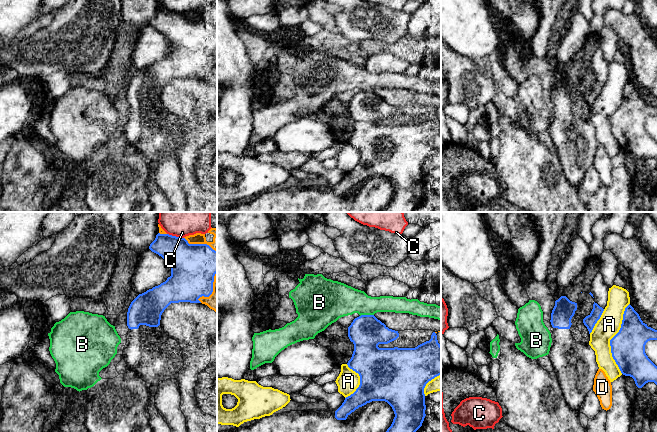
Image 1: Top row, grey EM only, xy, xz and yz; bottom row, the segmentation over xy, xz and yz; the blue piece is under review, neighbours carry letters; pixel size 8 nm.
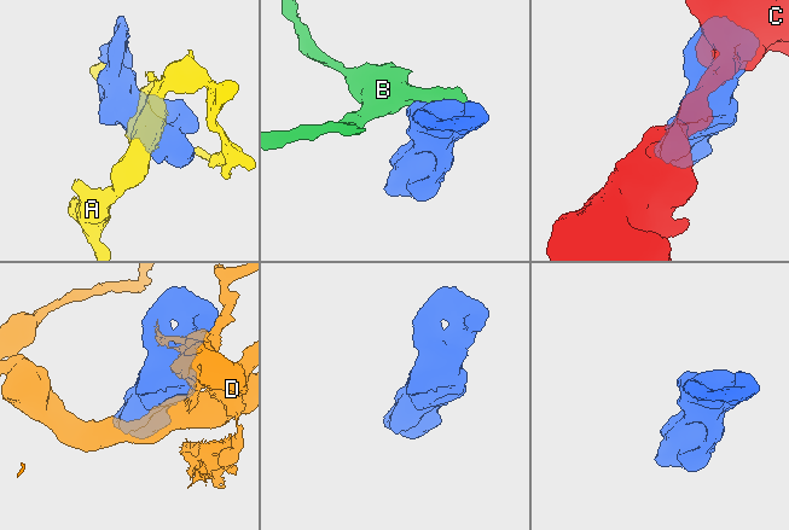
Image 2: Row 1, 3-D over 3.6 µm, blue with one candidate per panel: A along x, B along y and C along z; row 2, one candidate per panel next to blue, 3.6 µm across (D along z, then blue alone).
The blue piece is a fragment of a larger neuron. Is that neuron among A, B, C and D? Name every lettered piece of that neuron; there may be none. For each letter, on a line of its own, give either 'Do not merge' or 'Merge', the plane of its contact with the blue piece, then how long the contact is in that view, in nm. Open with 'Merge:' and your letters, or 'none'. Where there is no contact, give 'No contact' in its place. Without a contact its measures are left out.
Merge: none
A: Do not merge. Touches blue in yz. Shared border 550 nm
B: Do not merge. Touches blue in xz. Shared border 110 nm
C: Do not merge. Touches blue in xy. Shared border 140 nm
D: Do not merge. Touches blue in xy. Shared border 280 nm

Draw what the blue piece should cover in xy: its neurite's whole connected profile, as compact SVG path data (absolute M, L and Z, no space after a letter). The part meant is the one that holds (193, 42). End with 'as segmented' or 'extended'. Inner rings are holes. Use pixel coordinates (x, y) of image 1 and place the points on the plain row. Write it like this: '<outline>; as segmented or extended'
M160 9L149 25L168 39L171 52L160 61L139 70L131 78L127 88L129 107L123 134L129 147L134 147L146 158L151 171L148 185L152 212L172 212L171 205L156 185L155 171L160 157L178 155L184 136L179 118L170 114L160 101L161 91L171 79L201 79L198 76L200 73L209 73L212 70L214 52L217 49L217 27L207 20L189 20L185 14Z; extended

